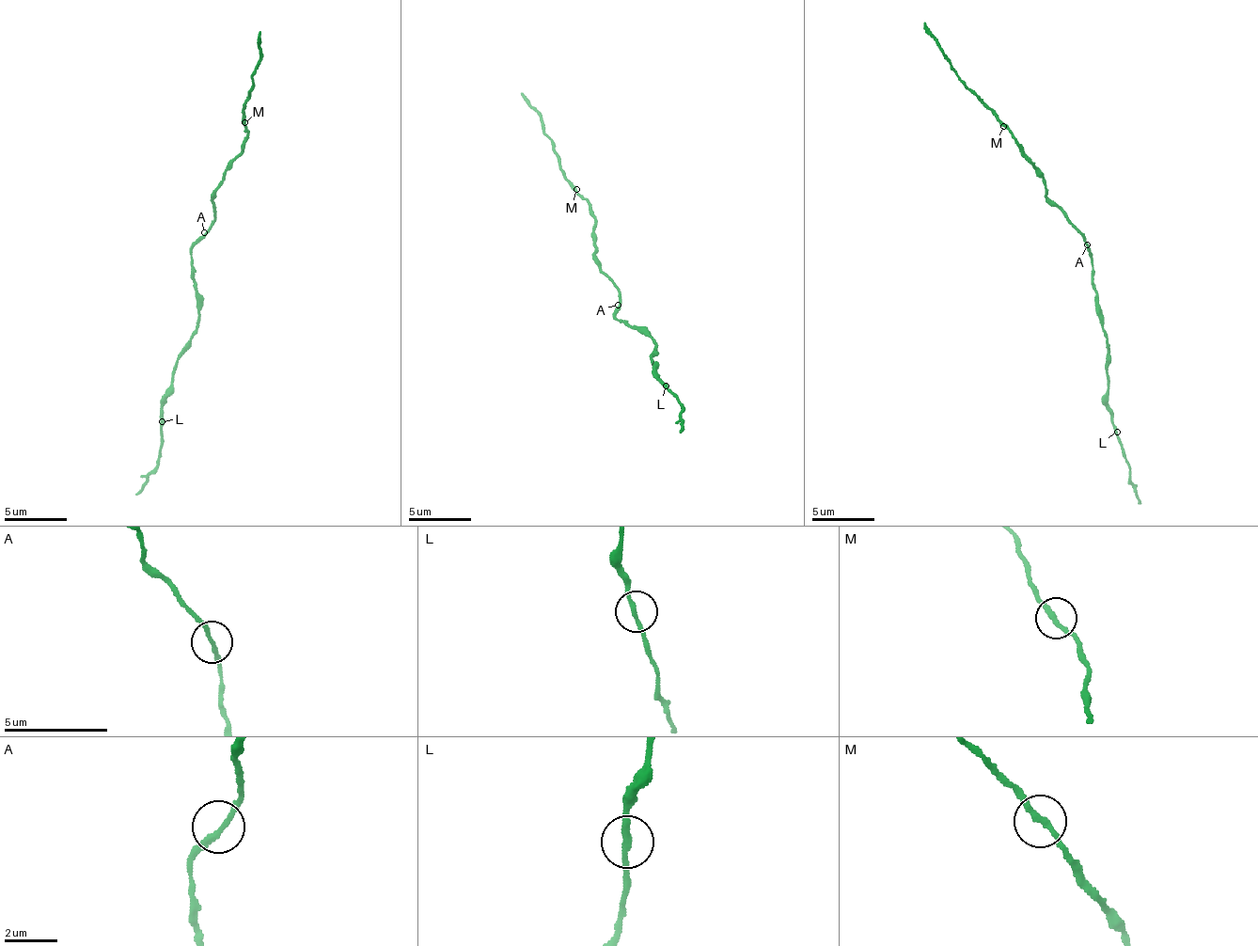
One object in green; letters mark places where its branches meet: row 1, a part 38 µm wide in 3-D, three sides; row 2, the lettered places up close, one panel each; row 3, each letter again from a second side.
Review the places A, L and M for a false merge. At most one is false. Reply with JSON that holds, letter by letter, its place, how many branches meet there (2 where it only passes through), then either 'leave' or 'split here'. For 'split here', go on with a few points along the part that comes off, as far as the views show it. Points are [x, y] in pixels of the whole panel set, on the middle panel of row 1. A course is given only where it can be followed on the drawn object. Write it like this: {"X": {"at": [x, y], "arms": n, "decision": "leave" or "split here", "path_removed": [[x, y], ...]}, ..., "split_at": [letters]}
{"A": {"at": [618, 305], "arms": 2, "decision": "leave"}, "L": {"at": [666, 386], "arms": 2, "decision": "leave"}, "M": {"at": [576, 189], "arms": 2, "decision": "leave"}, "split_at": []}

